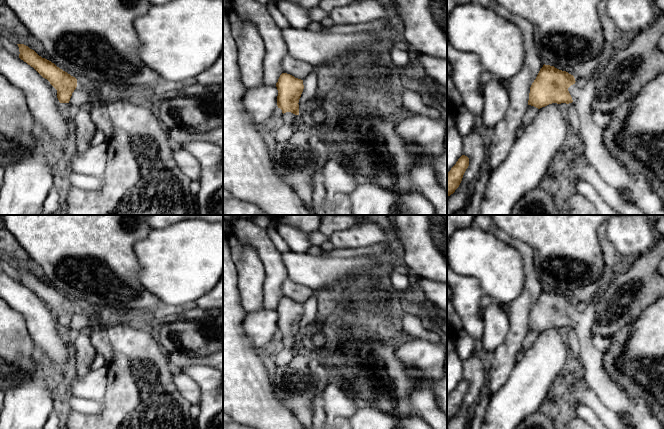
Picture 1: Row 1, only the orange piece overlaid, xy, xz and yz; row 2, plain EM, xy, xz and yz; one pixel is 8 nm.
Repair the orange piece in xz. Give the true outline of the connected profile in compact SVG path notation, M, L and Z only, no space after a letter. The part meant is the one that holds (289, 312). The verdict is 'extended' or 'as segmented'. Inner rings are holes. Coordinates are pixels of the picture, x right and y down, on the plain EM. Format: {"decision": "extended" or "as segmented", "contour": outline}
{"decision": "extended", "contour": "M282 297L276 307L277 330L282 334L284 349L276 357L276 366L286 366L294 357L299 345L299 323L304 313L303 304Z"}

